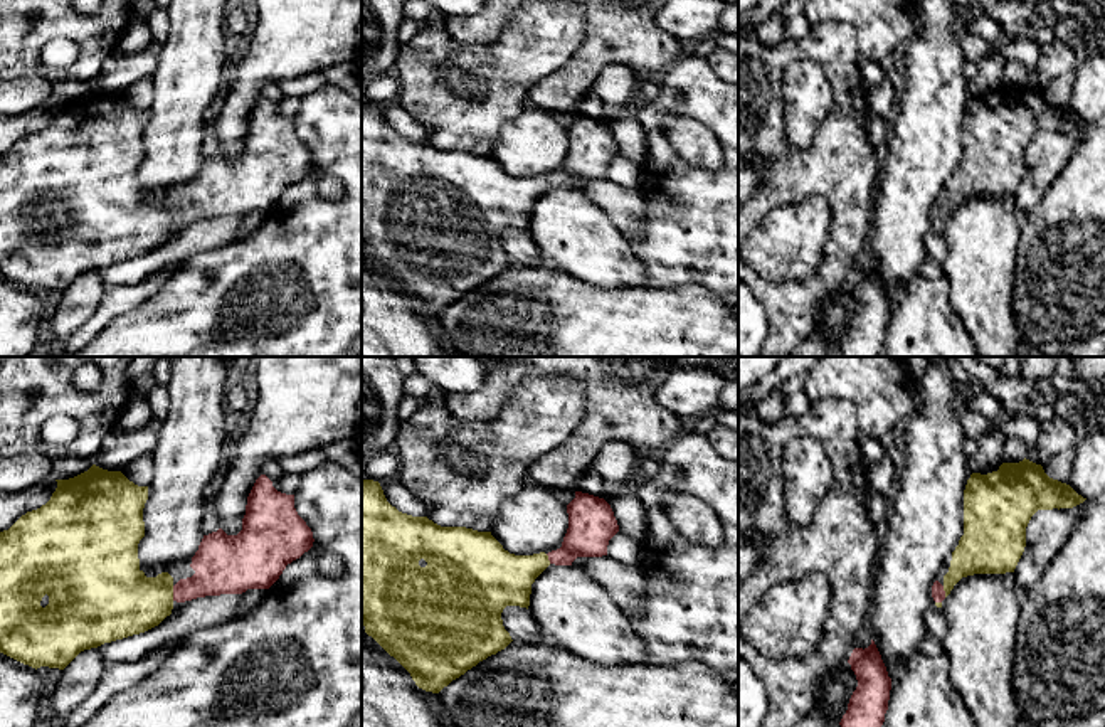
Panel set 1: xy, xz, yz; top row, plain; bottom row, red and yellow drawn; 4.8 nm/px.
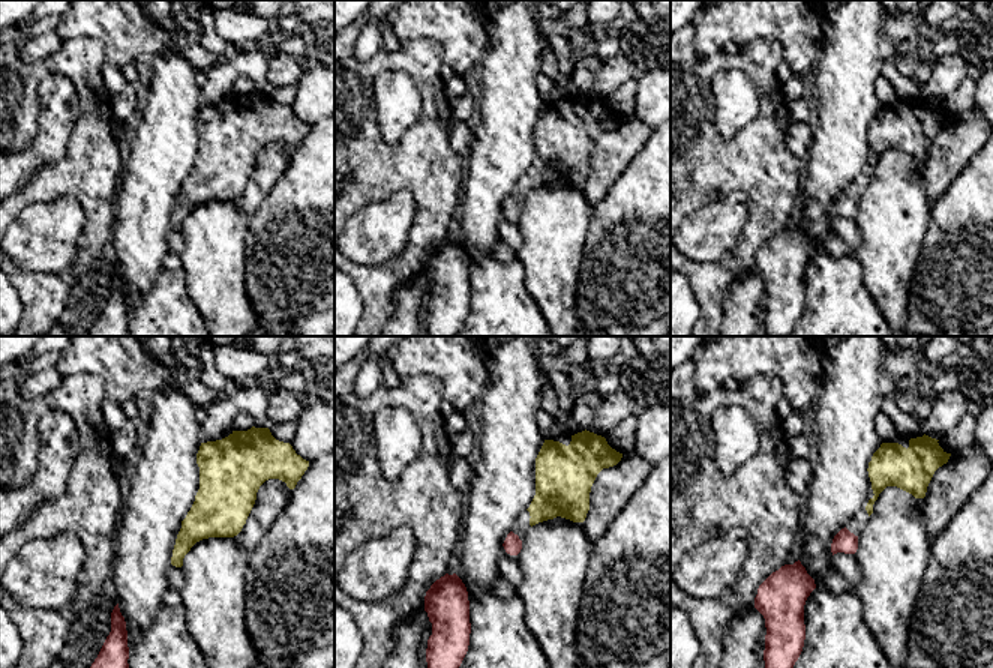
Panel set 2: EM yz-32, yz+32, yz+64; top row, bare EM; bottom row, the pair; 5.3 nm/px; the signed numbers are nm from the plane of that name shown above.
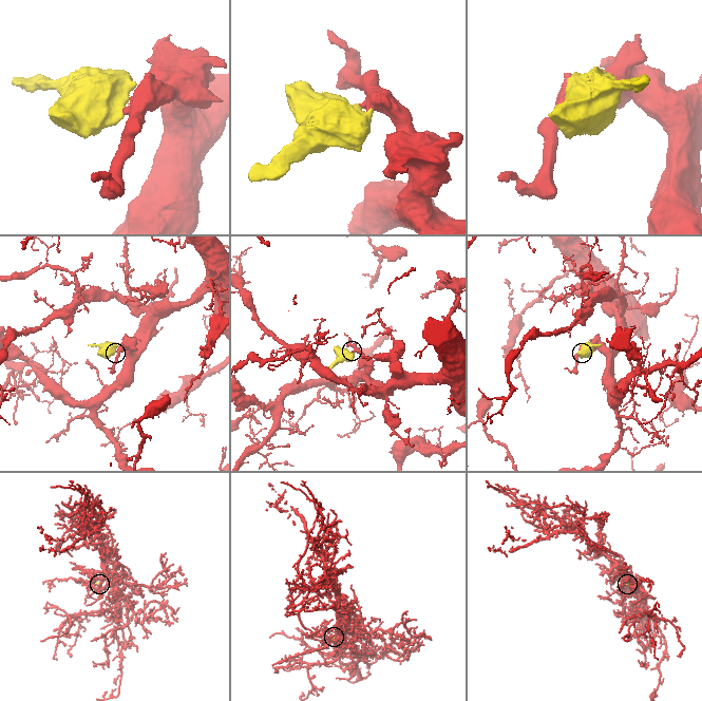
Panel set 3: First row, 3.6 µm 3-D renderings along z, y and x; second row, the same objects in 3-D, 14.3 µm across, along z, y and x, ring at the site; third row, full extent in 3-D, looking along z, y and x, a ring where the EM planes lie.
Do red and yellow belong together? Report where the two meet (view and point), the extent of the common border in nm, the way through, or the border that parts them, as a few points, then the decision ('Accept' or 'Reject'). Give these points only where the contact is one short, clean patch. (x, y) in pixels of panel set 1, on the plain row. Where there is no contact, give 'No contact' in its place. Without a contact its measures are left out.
Touches red at xy (174, 216). Shared border 70 nm. Path across: xy (219, 191), (204, 206), (174, 216), (123, 224). Accept

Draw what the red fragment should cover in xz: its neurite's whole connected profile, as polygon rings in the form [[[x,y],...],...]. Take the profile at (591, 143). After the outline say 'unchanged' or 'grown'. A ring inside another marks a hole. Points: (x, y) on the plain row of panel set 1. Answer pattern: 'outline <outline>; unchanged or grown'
outline [[[362,101],[362,247],[426,315],[439,316],[479,284],[505,273],[513,263],[503,249],[506,229],[530,229],[531,207],[550,188],[572,188],[577,180],[607,178],[609,163],[619,155],[611,128],[599,119],[575,114],[567,128],[568,151],[562,170],[548,177],[515,178],[491,158],[466,150],[441,150],[427,140],[412,140],[392,130],[378,104]]]; grown

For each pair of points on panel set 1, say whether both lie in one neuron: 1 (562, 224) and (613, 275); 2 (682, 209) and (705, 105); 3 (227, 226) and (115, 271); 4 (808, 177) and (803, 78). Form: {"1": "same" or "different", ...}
{"1": "same", "2": "same", "3": "same", "4": "different"}

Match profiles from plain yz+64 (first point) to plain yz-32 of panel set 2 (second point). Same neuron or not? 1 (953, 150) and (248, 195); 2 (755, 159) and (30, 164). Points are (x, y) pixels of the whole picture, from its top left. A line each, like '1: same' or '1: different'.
1: same
2: different

